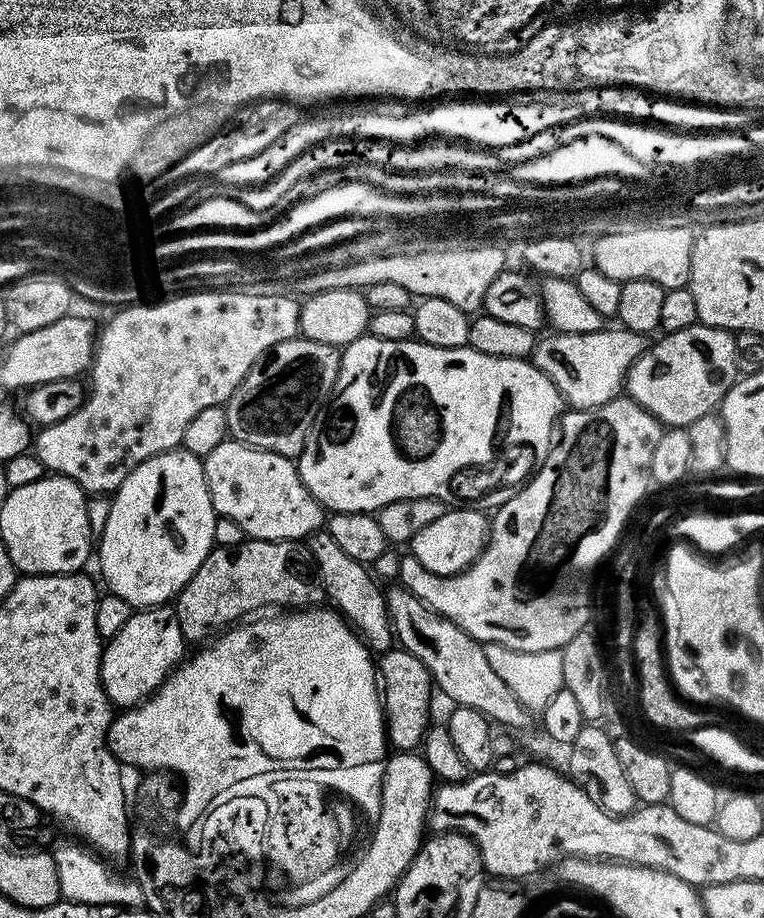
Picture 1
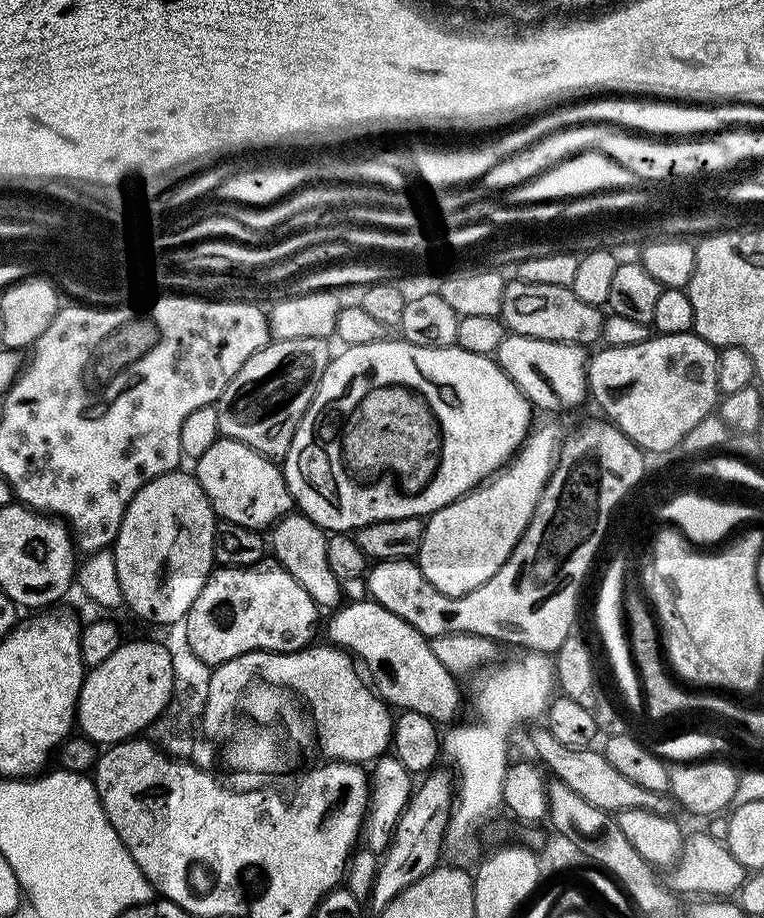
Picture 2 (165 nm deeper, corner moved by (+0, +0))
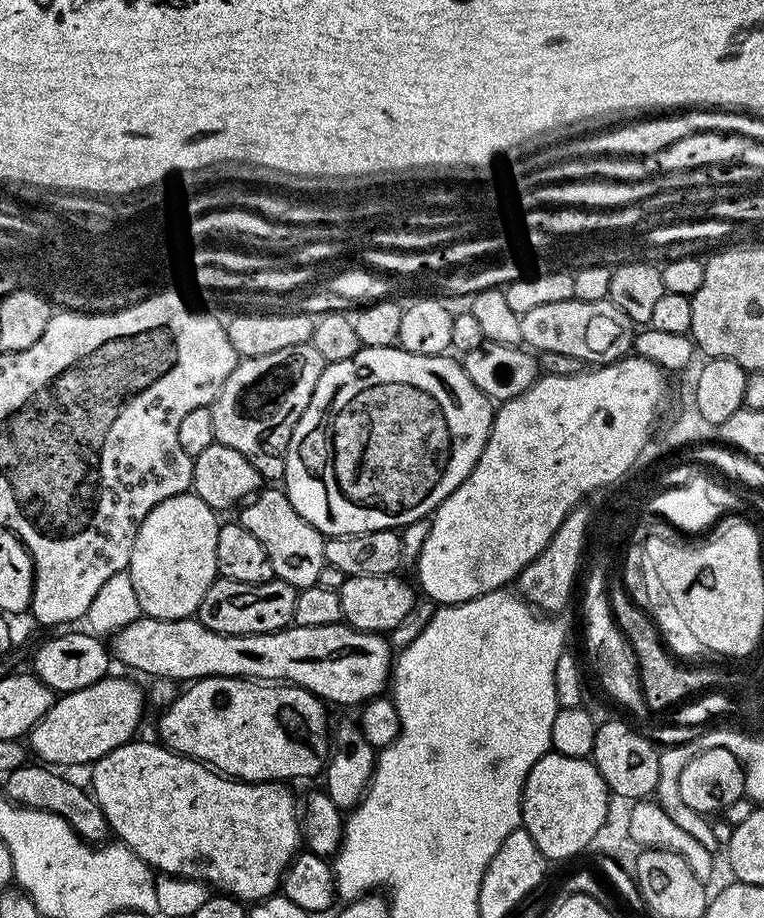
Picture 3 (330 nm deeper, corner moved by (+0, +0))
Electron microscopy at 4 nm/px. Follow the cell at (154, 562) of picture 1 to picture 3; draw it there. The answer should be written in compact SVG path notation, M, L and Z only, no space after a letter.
M191 491L158 502L142 522L134 538L128 574L141 613L163 620L187 620L200 611L200 603L218 578L216 551L221 521L202 498Z

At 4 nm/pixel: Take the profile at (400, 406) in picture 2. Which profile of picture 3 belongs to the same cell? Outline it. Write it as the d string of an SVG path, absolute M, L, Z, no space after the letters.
M393 346L391 348L361 347L354 358L346 358L342 362L328 364L322 378L318 378L318 386L314 386L314 394L310 398L310 406L298 418L298 426L294 426L294 434L290 438L290 446L284 461L286 470L282 487L287 492L294 510L310 522L325 537L353 536L374 530L403 530L406 525L431 517L441 502L455 490L462 481L466 480L474 470L478 458L492 433L492 418L494 415L493 401L470 380L463 363L459 359L451 360L451 355L427 356L426 354L410 354L405 348Z

